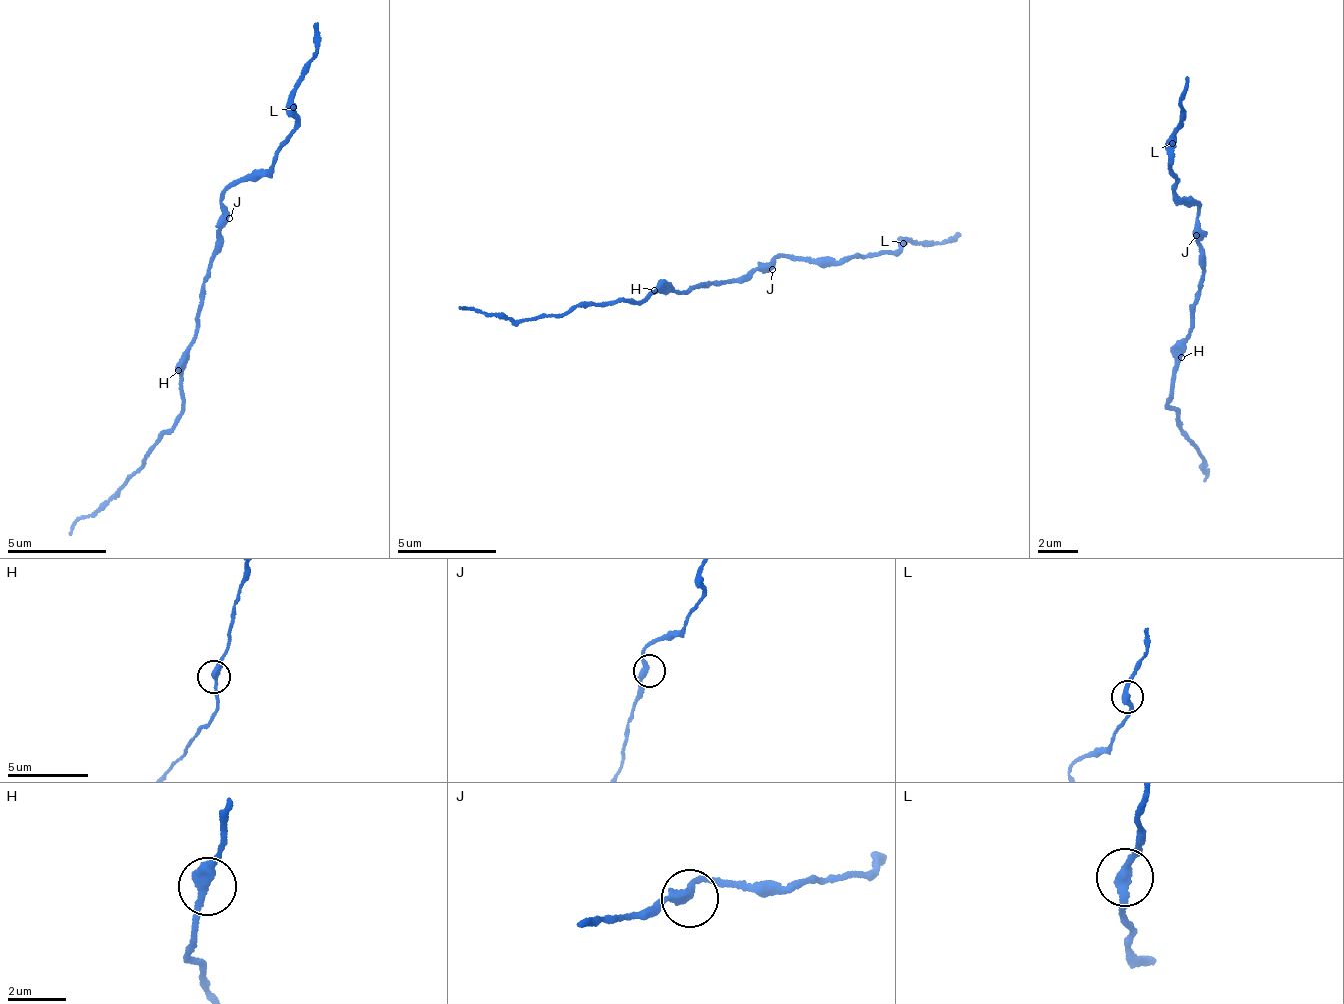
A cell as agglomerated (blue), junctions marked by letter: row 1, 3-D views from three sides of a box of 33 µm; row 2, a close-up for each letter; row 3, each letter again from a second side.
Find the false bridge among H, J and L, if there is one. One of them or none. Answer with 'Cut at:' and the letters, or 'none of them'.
Cut at: none of them

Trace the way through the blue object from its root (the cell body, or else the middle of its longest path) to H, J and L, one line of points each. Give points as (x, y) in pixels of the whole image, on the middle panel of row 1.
H: (718, 282), (708, 281), (684, 294), (671, 290), (663, 296), (654, 290)
J: (718, 282), (738, 276), (751, 266), (765, 265), (772, 269)
L: (718, 282), (784, 256), (795, 261), (845, 259), (860, 252), (896, 252), (902, 243)

